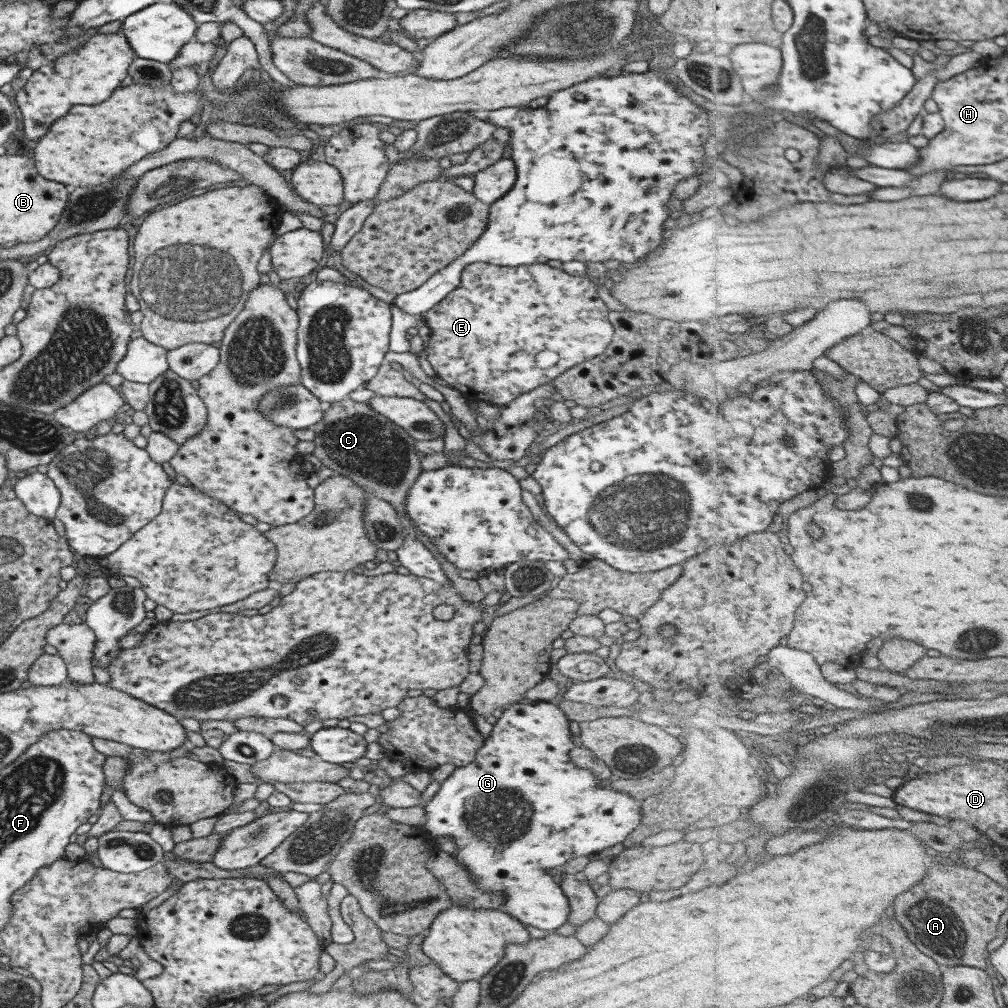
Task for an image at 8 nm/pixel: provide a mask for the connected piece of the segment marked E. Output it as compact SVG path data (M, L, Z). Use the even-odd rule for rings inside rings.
M476 262L470 264L465 268L460 284L452 290L446 298L443 298L437 305L434 305L428 312L425 312L425 324L430 329L430 342L428 342L428 348L426 348L426 354L428 362L430 362L432 368L436 372L436 376L442 378L444 382L448 382L452 388L460 388L460 386L466 386L474 392L480 392L480 394L486 394L490 396L488 402L497 405L505 405L512 402L520 394L524 394L530 391L542 390L545 388L552 379L560 376L563 372L566 372L572 366L576 366L581 362L590 360L599 354L602 354L608 345L613 340L614 327L608 320L608 307L605 302L600 299L598 291L596 291L596 280L585 276L571 276L561 270L561 268L552 268L548 264L532 264L532 266L516 266L516 268L495 266L487 264L486 262ZM542 350L553 350L558 354L559 360L550 368L542 369L536 365L536 356L542 352Z

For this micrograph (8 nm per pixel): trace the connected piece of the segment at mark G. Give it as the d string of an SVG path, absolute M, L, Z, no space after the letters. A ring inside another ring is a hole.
M522 701L511 704L508 708L504 708L502 716L498 718L498 722L494 724L492 732L490 732L490 738L485 740L483 746L480 746L474 762L469 762L460 768L456 767L452 774L441 782L439 791L426 803L426 806L422 807L428 816L426 816L426 822L421 828L428 831L432 839L436 836L449 836L454 840L454 844L457 846L455 859L475 876L477 885L481 890L491 890L493 894L502 894L505 899L500 908L524 923L525 926L534 926L534 928L549 932L560 928L567 921L570 909L568 897L564 894L560 884L555 882L554 877L548 874L546 870L561 867L577 856L590 856L590 854L602 852L606 848L624 842L628 838L628 834L632 834L642 820L641 806L638 800L629 794L614 790L608 783L593 775L591 770L575 766L568 753L574 749L576 744L577 740L570 731L570 721L556 704L550 702L530 704Z

